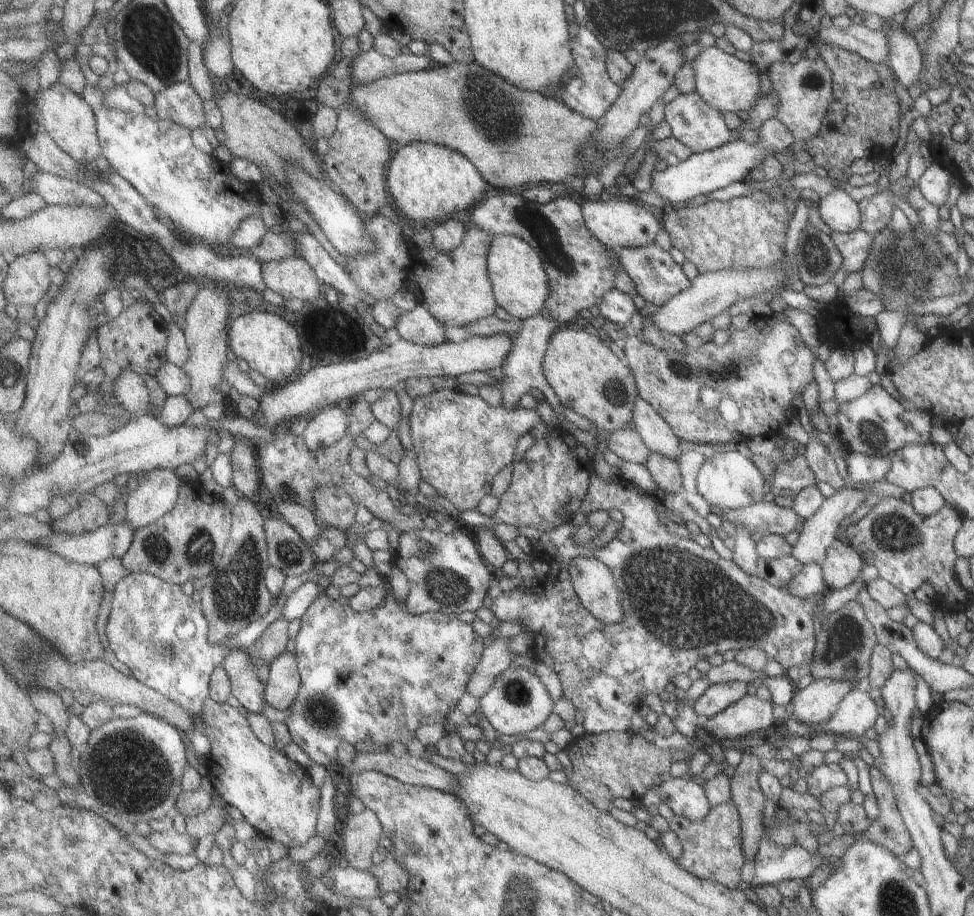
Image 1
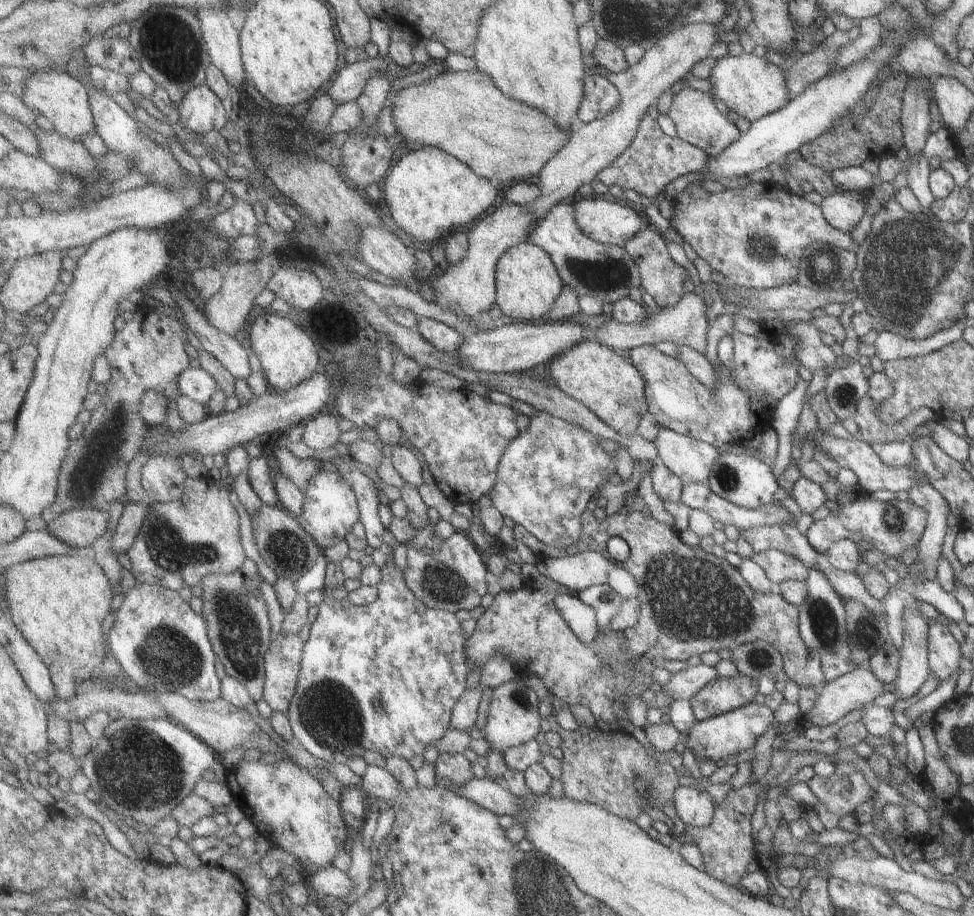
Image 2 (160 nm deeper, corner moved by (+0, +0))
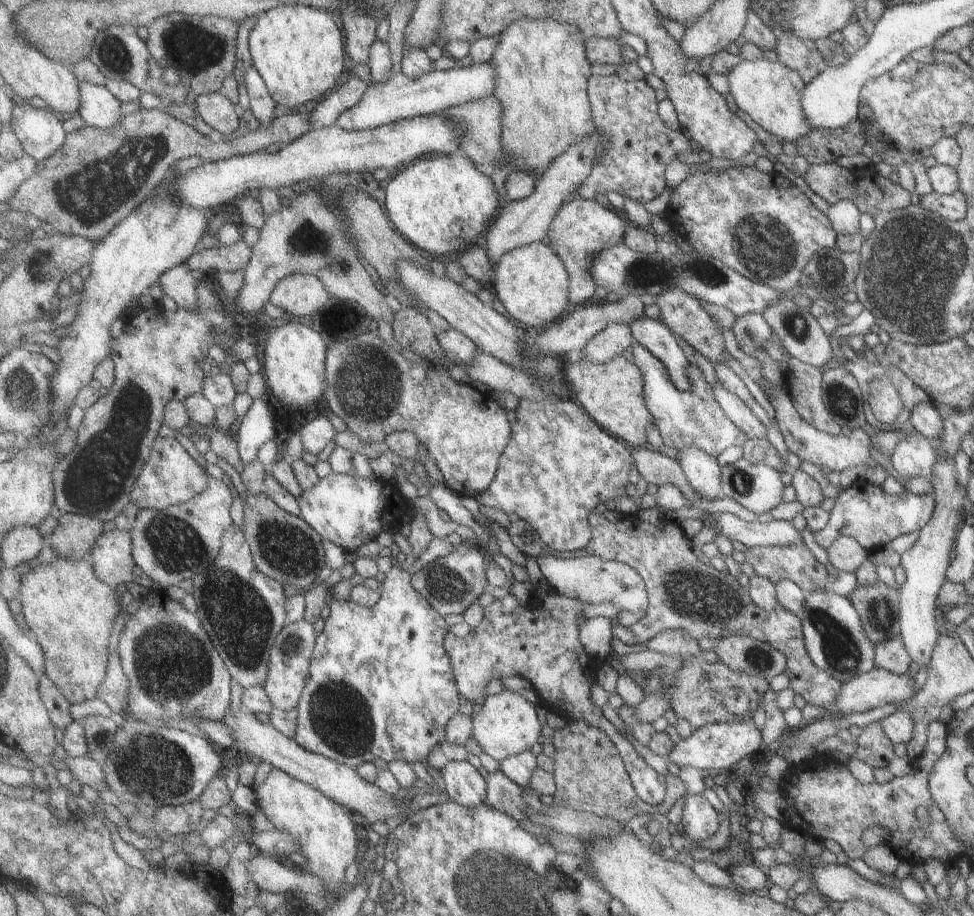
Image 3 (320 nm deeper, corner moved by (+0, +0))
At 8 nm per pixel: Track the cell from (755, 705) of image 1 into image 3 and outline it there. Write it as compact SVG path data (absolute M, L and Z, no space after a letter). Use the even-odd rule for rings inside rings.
M742 716L735 722L713 723L694 729L689 737L680 739L667 758L679 768L695 767L718 774L726 770L732 771L758 754L763 747L762 731L753 724L751 718L745 721Z

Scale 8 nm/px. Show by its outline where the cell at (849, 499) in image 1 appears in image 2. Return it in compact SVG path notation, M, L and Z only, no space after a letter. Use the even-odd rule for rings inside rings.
M813 566L807 568L805 586L807 586L807 596L798 605L800 638L804 640L805 646L809 646L811 650L817 652L824 682L827 682L855 669L853 664L847 662L849 660L849 644L845 640L847 634L845 634L844 602L831 589L825 574Z

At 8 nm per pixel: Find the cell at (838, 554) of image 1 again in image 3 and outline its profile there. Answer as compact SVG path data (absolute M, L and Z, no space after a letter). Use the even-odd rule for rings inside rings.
M837 537L825 552L827 562L836 572L854 572L854 570L867 558L867 552L857 541L851 537Z

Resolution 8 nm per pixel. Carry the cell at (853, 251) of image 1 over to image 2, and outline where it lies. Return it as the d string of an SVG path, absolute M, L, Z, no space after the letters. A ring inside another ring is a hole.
M701 182L691 183L680 194L674 196L674 214L670 225L691 245L699 258L705 260L713 271L721 273L733 286L765 290L785 286L796 281L801 257L801 248L809 240L819 240L836 248L854 252L855 240L849 232L842 232L829 226L821 216L818 206L809 204L805 198L791 193L786 187L770 182L750 182L744 188L724 189L717 194L709 194Z

